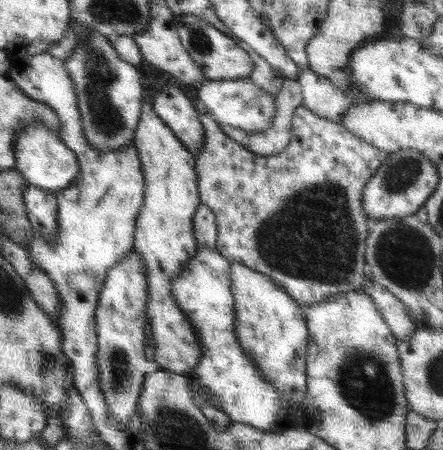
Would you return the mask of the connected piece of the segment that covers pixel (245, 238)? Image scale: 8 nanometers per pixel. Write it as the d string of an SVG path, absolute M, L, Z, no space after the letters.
M298 107L294 111L292 117L292 132L290 135L290 142L283 151L273 155L258 155L249 151L245 146L239 142L232 140L222 129L220 125L211 117L199 115L199 118L204 126L204 143L198 149L198 153L193 155L195 158L195 167L198 170L198 190L201 205L208 206L212 209L217 224L217 241L214 246L220 254L224 255L231 263L244 263L248 267L264 275L268 275L270 279L274 279L276 283L280 283L284 287L284 291L288 293L298 304L314 305L321 302L326 302L330 299L339 298L344 294L352 291L362 291L362 284L367 275L367 262L365 258L365 248L367 245L368 234L368 215L364 211L362 192L366 188L366 182L376 174L376 170L380 168L380 164L388 158L388 151L376 148L372 143L362 140L359 136L347 131L341 123L332 121L314 114L311 110L304 107Z

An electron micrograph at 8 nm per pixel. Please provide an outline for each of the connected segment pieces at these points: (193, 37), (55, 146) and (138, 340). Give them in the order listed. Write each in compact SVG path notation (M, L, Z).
M179 14L173 20L174 28L178 33L182 46L188 52L192 61L200 66L204 77L208 80L236 80L236 78L249 78L254 63L244 49L228 35L220 32L206 20L193 14Z
M36 124L36 126L28 126L26 130L16 132L14 135L16 135L14 169L22 173L30 185L56 193L60 190L64 192L76 180L76 176L80 172L80 163L76 159L76 153L68 149L56 132L48 130L44 124Z
M132 248L120 263L116 263L108 271L95 312L96 338L98 339L98 352L96 352L98 383L119 430L127 430L130 418L135 410L138 410L144 378L147 374L161 370L156 361L149 361L144 355L147 340L146 328L144 328L147 323L147 304L146 263L142 255Z

